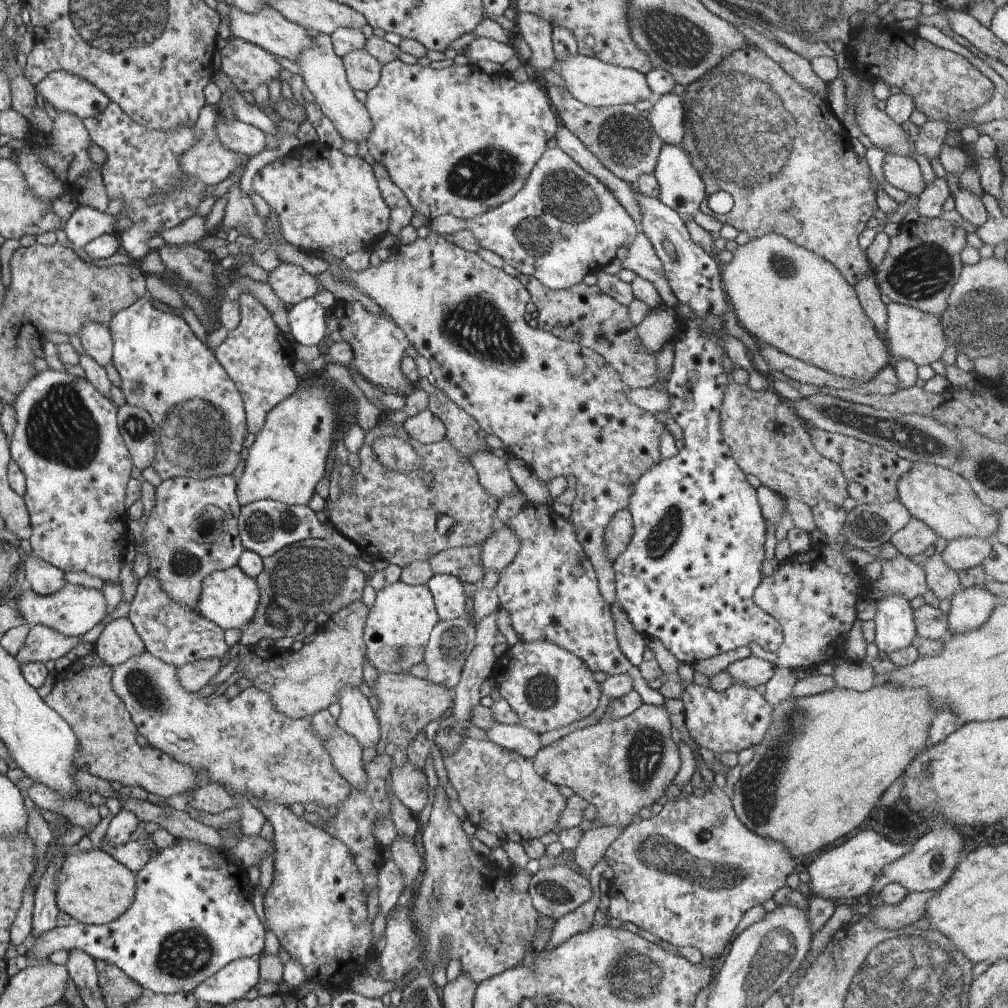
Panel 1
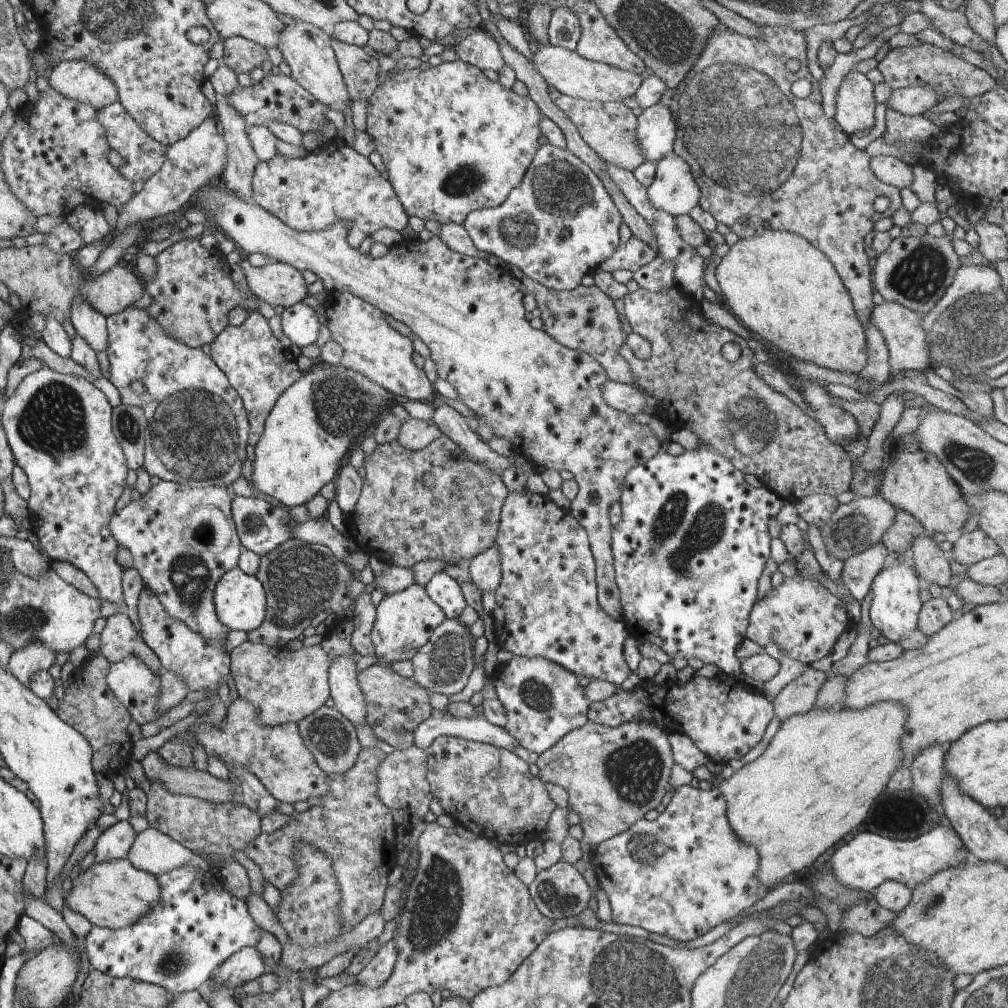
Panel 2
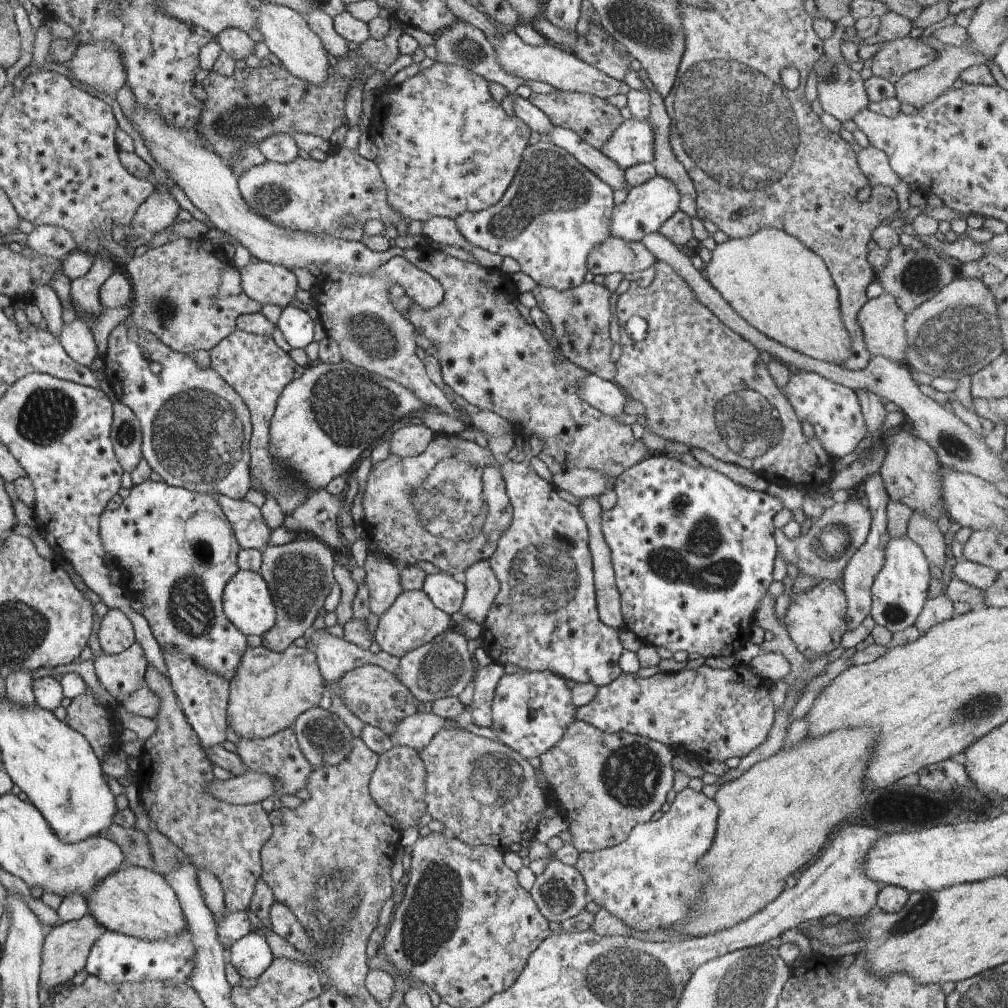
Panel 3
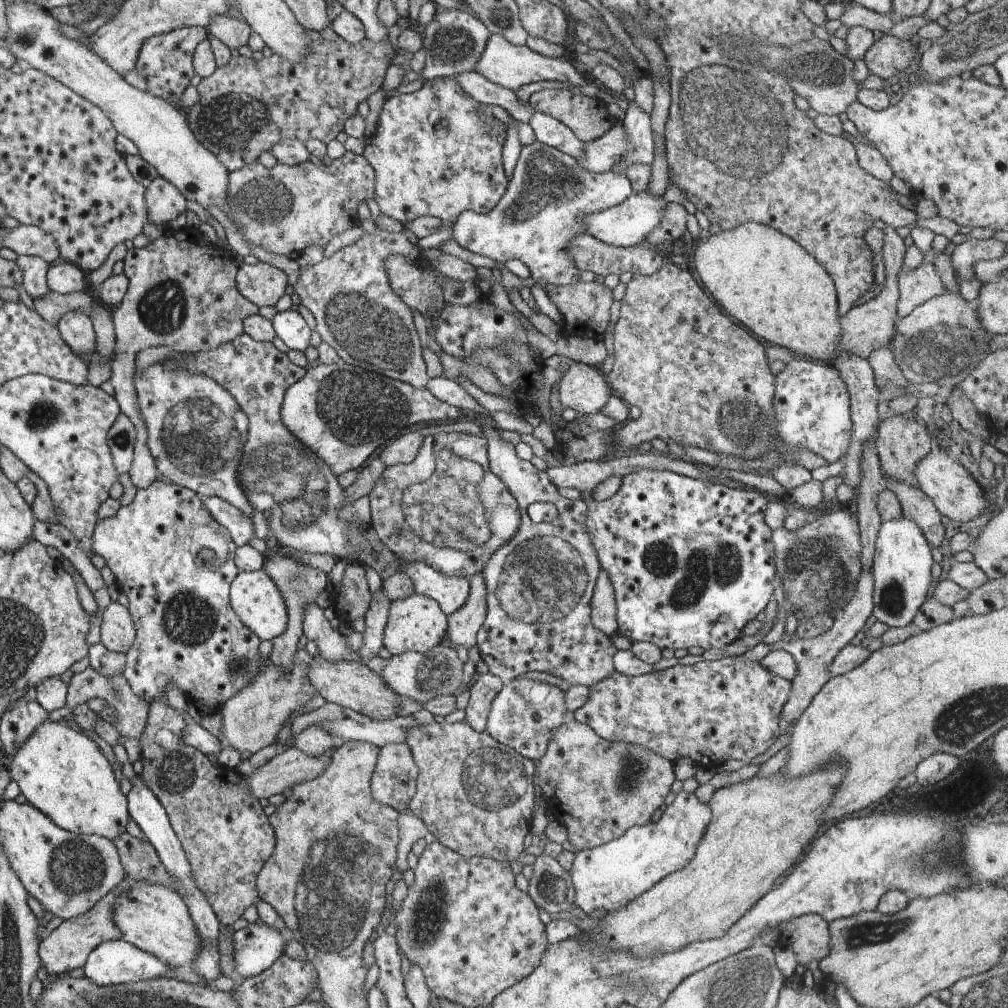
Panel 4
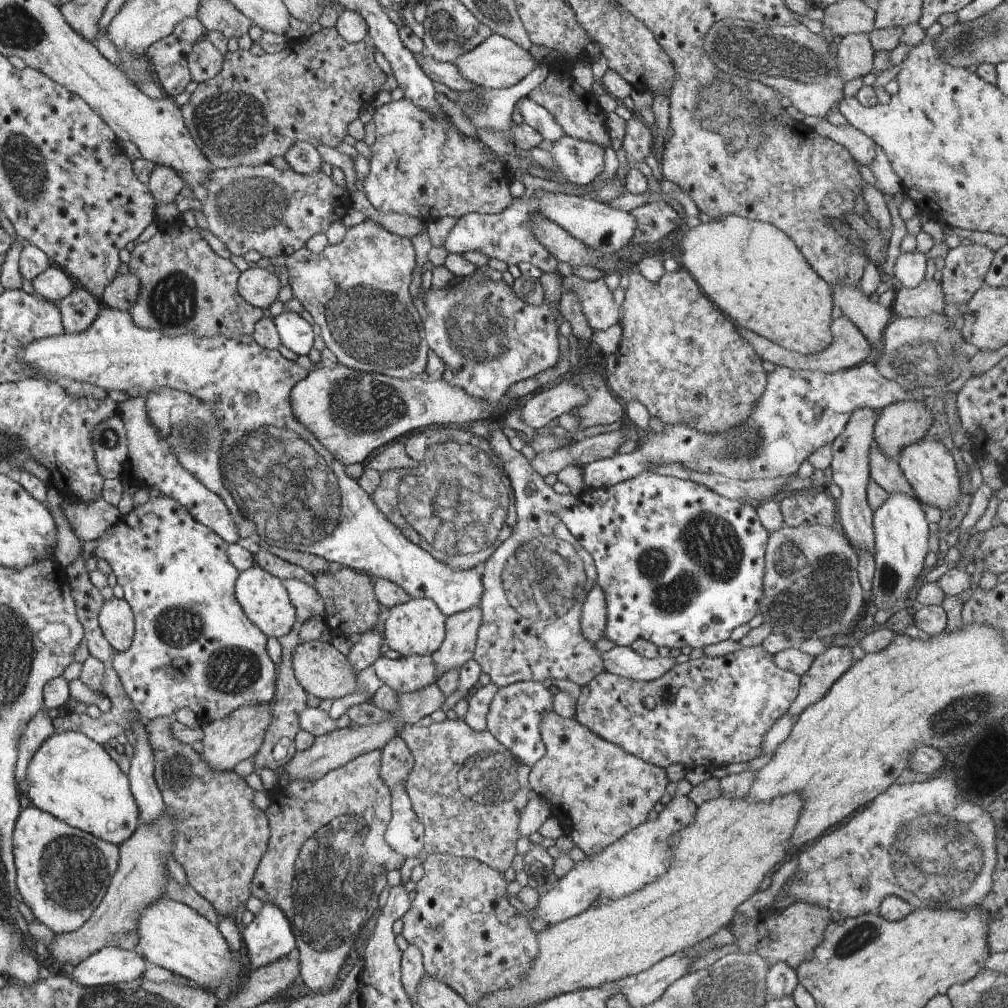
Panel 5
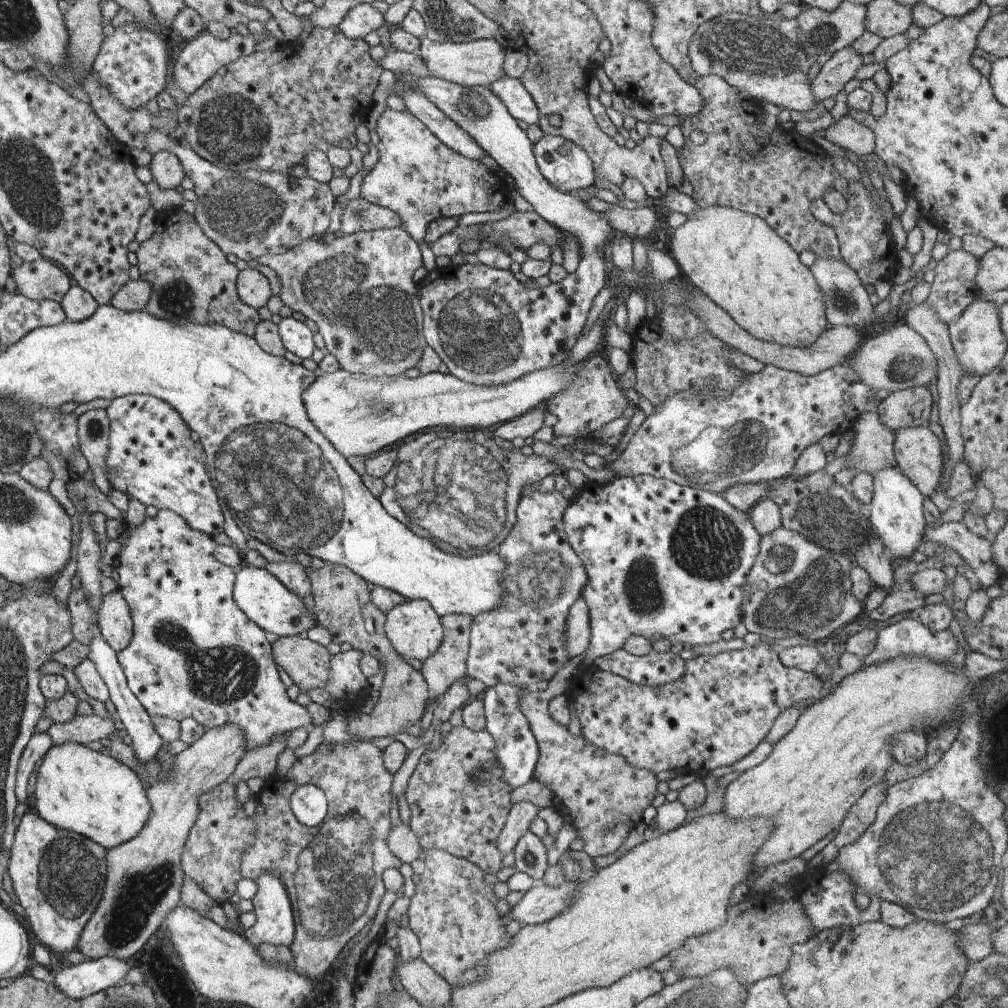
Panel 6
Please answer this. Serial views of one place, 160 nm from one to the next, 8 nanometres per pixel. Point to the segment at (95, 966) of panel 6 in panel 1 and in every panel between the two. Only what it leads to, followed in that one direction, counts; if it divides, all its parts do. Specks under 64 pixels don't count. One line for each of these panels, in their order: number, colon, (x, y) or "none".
1: (192, 915)
2: (179, 944)
3: (116, 958)
4: (117, 962)
5: (111, 965)

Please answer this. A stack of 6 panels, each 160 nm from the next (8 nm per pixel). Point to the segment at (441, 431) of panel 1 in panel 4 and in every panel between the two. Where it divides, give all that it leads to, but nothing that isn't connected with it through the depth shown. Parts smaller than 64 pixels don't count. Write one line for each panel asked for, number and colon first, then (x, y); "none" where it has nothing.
2: (414, 434)
3: (411, 440)
4: (403, 450)

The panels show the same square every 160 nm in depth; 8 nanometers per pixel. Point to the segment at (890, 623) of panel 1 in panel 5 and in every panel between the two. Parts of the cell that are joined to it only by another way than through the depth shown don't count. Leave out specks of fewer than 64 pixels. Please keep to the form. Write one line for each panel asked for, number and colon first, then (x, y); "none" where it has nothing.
2: (894, 611)
3: (899, 592)
4: (902, 562)
5: (901, 532)

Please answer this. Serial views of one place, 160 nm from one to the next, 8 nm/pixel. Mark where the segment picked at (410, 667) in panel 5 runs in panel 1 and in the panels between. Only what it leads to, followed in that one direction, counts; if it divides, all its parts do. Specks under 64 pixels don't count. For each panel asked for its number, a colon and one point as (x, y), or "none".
1: (450, 642)
2: (444, 664)
3: (443, 668)
4: (421, 677)

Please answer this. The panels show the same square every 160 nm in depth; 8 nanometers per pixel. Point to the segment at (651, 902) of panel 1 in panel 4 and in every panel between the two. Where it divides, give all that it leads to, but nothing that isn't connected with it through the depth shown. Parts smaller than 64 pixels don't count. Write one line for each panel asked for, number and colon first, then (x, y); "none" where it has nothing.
2: (679, 875)
3: (650, 881)
4: (610, 876)

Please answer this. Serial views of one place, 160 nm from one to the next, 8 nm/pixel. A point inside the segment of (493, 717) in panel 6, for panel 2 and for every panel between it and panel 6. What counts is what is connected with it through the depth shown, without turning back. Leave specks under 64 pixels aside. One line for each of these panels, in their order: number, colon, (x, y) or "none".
2: (542, 700)
3: (531, 710)
4: (524, 714)
5: (515, 714)

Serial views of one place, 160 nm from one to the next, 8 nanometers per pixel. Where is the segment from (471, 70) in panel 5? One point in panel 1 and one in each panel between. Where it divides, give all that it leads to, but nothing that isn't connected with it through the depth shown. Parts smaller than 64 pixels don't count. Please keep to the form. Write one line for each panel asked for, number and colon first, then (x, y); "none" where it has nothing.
1: (592, 81)
2: (573, 75)
3: (561, 69)
4: (509, 66)

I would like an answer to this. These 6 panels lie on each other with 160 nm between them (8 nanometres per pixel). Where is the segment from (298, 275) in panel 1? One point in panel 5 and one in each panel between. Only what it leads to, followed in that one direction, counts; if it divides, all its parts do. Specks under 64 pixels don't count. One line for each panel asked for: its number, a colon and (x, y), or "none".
2: (280, 284)
3: (268, 284)
4: (263, 284)
5: (260, 288)

